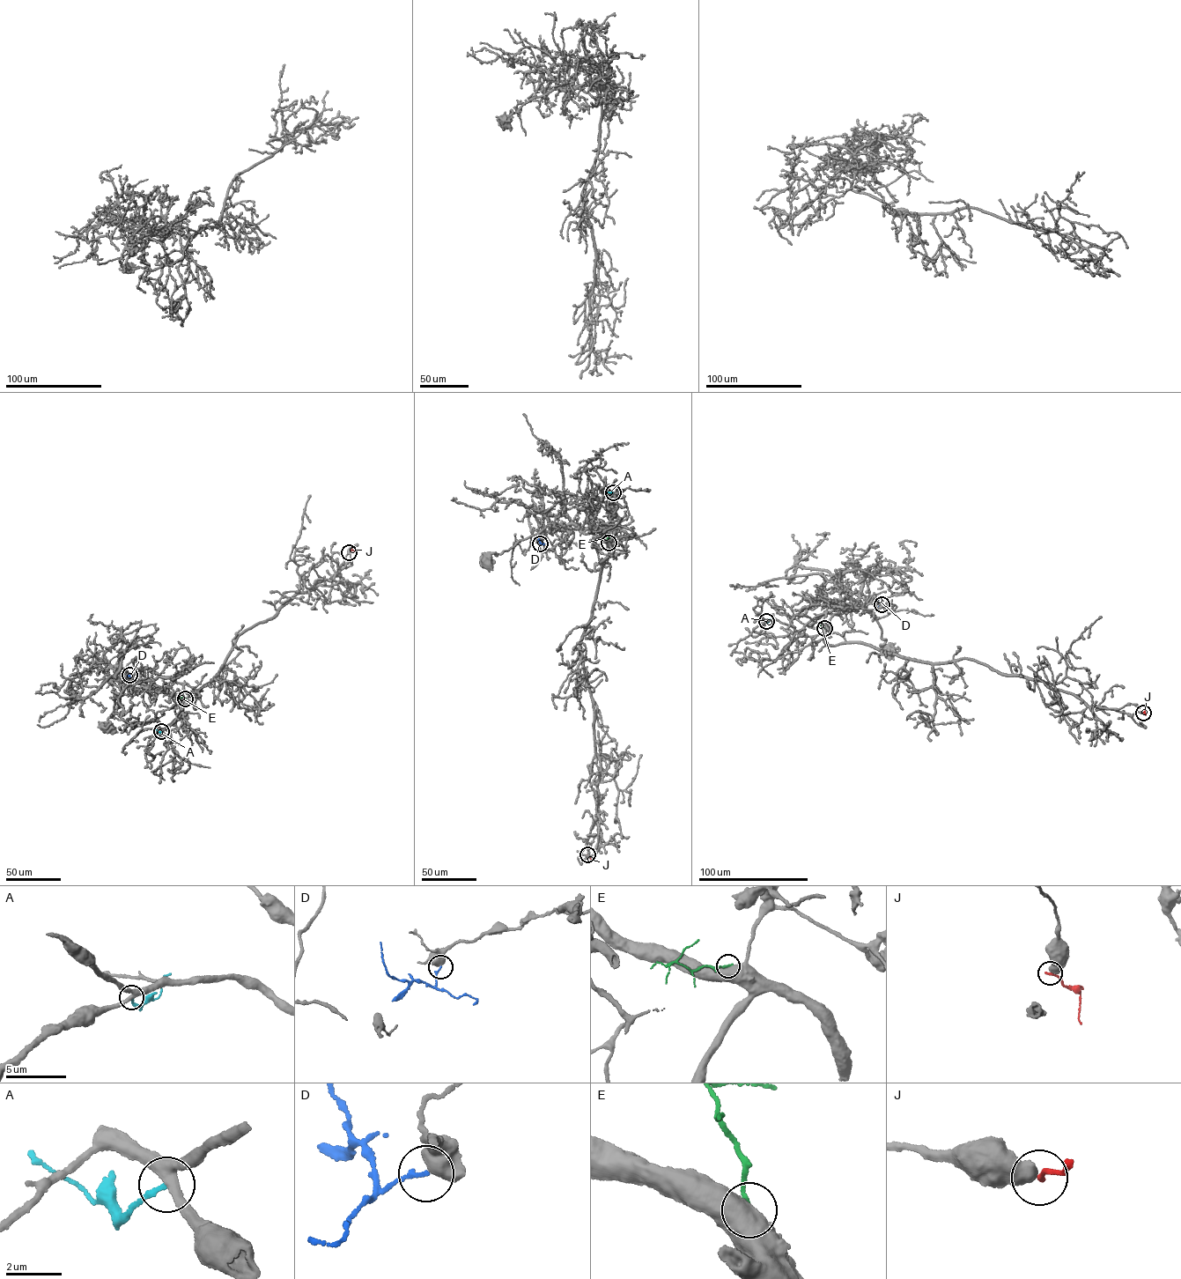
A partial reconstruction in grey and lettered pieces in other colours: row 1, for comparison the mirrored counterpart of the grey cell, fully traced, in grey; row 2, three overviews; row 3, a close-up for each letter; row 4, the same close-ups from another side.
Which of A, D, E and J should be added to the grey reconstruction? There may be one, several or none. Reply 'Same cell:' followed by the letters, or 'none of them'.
Same cell: none of them

